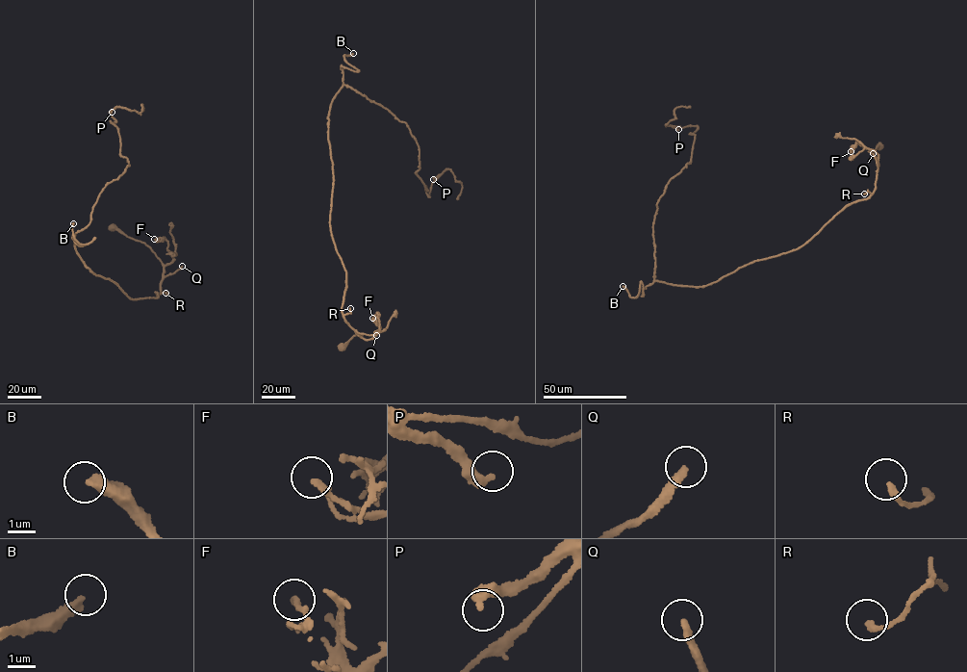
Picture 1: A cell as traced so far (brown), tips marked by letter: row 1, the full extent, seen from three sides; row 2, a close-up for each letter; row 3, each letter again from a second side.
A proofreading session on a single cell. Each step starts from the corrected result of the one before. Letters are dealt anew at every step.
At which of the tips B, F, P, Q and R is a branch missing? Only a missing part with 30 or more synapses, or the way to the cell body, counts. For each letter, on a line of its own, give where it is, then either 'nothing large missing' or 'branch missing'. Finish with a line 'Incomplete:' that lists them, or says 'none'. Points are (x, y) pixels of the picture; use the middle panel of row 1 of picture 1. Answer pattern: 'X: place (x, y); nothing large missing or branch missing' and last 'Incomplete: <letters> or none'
B: place (353, 53); branch missing
F: place (372, 318); nothing large missing
P: place (433, 179); nothing large missing
Q: place (376, 335); branch missing
R: place (350, 308); nothing large missing
Incomplete: B, Q

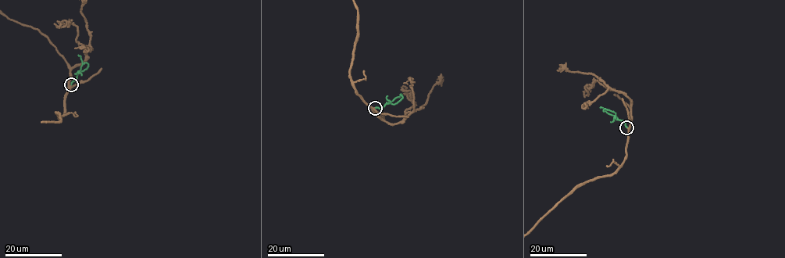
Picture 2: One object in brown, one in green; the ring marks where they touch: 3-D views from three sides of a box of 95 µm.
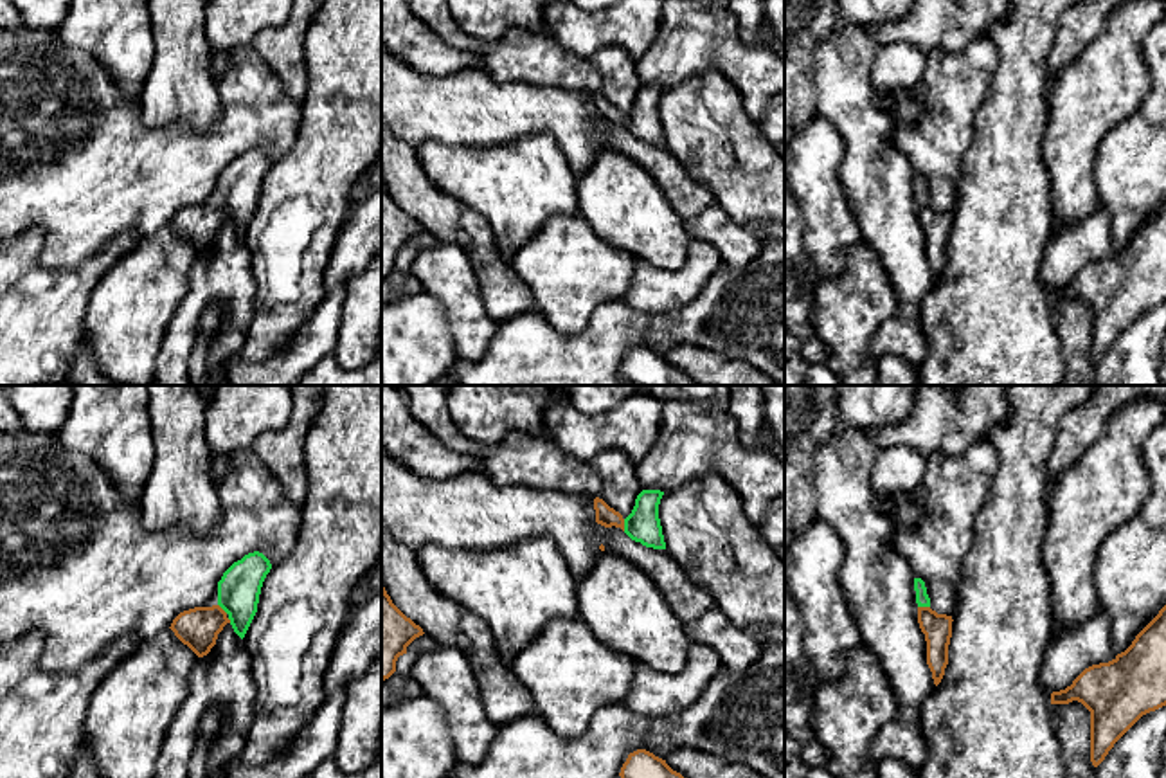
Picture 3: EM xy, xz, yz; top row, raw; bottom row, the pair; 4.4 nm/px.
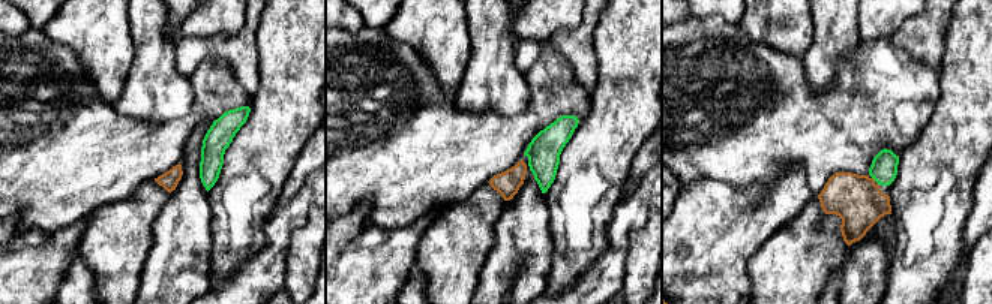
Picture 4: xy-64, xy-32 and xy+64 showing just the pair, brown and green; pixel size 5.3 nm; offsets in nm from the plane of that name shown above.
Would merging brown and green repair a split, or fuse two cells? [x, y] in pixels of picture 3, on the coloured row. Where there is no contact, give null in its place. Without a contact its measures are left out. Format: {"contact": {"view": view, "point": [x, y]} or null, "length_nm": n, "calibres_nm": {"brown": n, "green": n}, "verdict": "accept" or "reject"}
{"contact": {"view": "xz", "point": [623, 524]}, "length_nm": 60, "calibres_nm": {"brown": 90, "green": 160}, "verdict": "accept"}

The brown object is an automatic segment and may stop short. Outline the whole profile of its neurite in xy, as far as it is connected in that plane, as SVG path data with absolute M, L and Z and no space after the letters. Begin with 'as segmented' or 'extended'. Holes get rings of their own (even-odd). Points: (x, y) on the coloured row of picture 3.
extended; M263 553L245 555L218 582L216 605L184 611L169 629L198 657L211 652L227 623L243 639L257 612L261 587L270 569L272 564Z

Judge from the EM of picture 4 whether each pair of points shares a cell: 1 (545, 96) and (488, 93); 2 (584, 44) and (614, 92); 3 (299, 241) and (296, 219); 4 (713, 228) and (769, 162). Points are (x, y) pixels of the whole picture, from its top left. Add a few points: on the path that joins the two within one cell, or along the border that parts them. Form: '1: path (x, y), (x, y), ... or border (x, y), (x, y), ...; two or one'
1: border (524, 75), (527, 107), (502, 117); two
2: border (596, 27), (596, 86), (592, 92); two
3: border (309, 210), (308, 220), (291, 234), (284, 261); two
4: border (779, 175), (769, 184), (745, 189), (712, 178); two

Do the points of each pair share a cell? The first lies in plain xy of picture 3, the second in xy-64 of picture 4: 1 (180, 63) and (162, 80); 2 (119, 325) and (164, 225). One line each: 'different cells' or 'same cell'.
1: same cell
2: different cells

